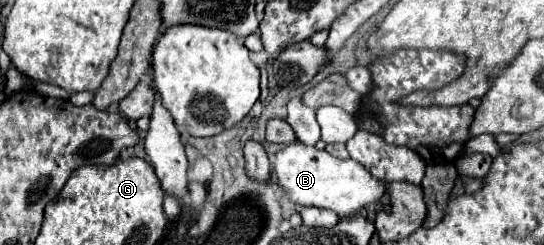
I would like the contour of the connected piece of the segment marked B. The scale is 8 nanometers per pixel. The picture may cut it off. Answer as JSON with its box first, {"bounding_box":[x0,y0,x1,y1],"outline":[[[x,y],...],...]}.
{"bounding_box":[273,143,387,217],"outline":[[[291,143],[285,149],[275,153],[273,175],[285,193],[297,205],[313,205],[335,211],[339,217],[359,215],[361,209],[371,205],[381,205],[383,195],[387,193],[387,183],[375,179],[363,165],[353,159],[337,159],[327,151],[317,147],[307,147],[303,143]]]}

